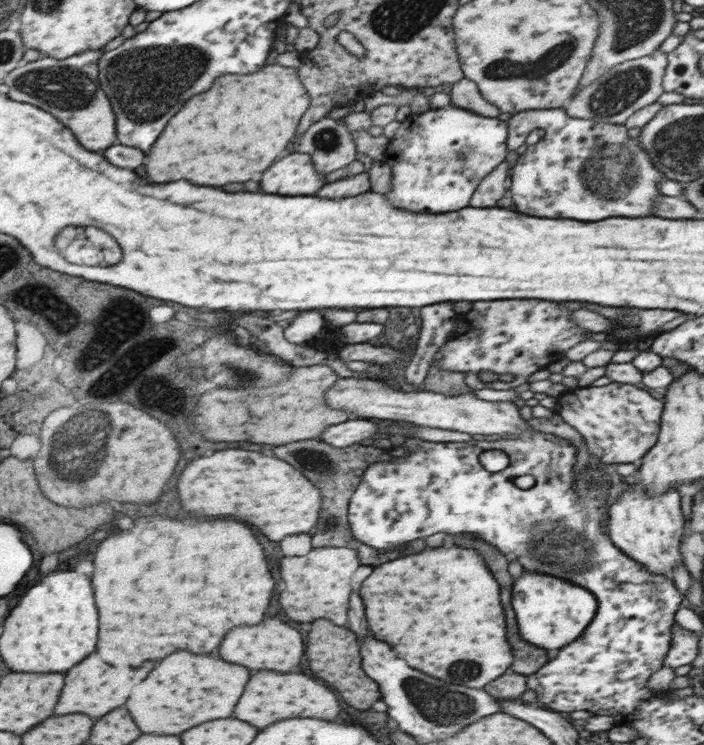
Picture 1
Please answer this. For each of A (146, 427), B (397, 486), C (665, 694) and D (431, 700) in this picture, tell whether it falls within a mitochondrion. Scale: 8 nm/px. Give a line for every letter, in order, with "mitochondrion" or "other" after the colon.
A: other
B: other
C: other
D: mitochondrion

